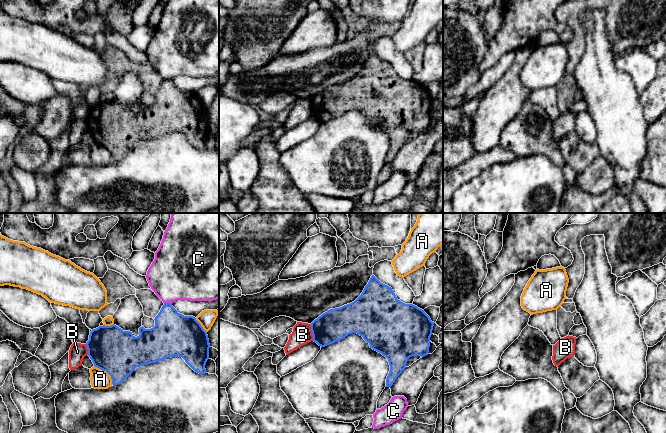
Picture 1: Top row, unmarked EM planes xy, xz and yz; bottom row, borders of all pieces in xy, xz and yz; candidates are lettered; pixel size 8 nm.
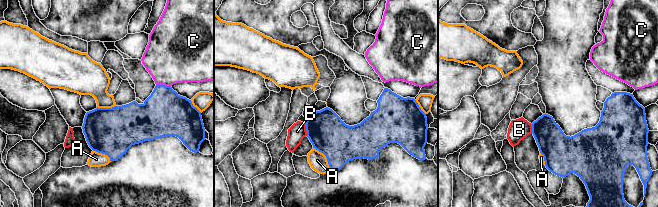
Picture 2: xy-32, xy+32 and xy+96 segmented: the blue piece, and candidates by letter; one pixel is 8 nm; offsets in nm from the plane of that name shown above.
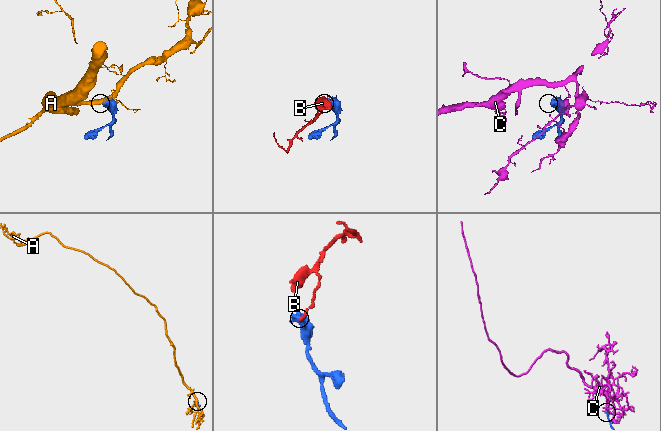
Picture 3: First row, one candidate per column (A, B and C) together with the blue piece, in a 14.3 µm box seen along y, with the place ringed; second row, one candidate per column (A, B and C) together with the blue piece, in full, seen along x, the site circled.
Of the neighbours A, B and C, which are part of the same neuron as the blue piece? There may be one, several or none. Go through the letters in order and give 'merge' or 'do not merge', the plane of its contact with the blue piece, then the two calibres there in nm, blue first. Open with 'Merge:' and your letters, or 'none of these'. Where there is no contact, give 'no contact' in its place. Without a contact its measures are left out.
Merge: none of these
A: do not merge | xy | 360/150 nm
B: do not merge | xz | 260/160 nm
C: do not merge | xy | 320/420 nm

